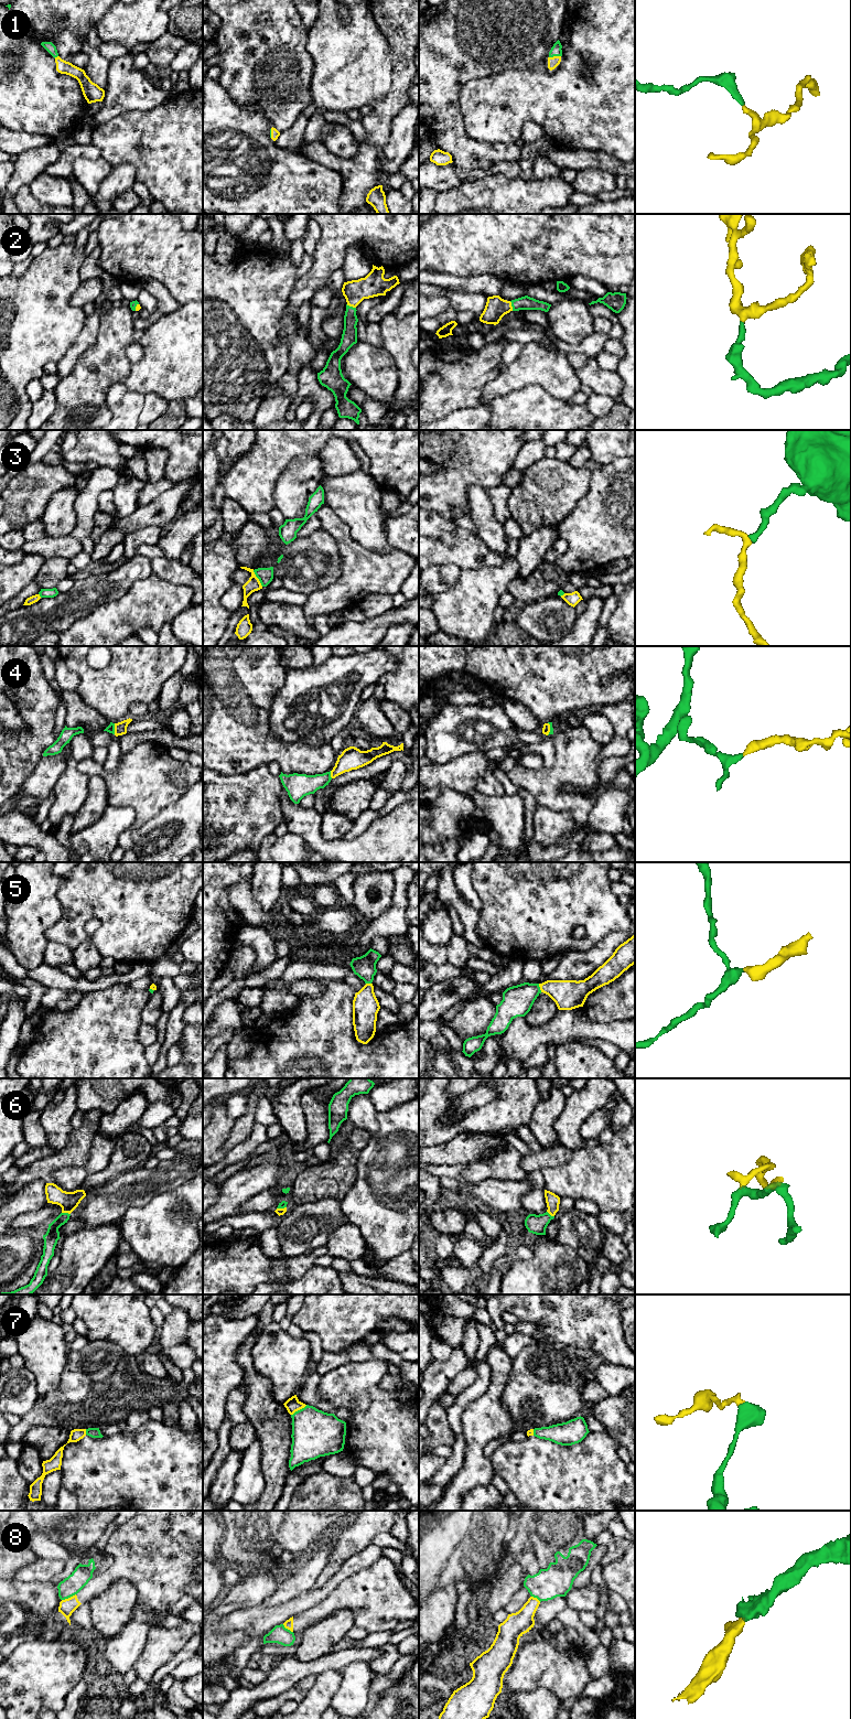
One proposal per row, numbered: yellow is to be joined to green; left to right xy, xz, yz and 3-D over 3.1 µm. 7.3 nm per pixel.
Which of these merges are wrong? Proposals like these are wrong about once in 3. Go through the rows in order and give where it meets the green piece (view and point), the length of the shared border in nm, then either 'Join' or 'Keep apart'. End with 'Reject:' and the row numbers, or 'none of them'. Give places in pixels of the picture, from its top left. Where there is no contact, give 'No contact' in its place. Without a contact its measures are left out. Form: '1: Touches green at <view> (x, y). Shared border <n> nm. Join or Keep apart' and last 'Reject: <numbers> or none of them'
1: Touches green at yz (555, 55). Shared border 90 nm. Join
2: Touches green at yz (512, 305). Shared border 80 nm. Join
3: Touches green at xz (257, 577). Shared border 140 nm. Keep apart
4: Touches green at xy (114, 729). Shared border 80 nm. Join
5: Touches green at yz (539, 988). Shared border 70 nm. Join
6: Touches green at xy (66, 1213). Shared border 70 nm. Join
7: Touches green at xz (300, 1409). Shared border 140 nm. Join
8: Touches green at xy (68, 1597). Shared border 120 nm. Keep apart
Reject: 3, 8

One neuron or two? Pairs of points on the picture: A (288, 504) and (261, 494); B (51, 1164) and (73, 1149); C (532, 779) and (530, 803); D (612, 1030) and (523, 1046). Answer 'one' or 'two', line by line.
A: two
B: one
C: two
D: one

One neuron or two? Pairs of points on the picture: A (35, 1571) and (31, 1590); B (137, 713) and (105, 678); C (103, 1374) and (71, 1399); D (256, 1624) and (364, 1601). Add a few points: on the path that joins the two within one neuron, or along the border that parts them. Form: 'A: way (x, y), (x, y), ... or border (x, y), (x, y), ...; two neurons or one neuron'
A: border (15, 1578), (22, 1581), (50, 1583); two neurons
B: border (147, 704), (132, 704), (129, 708), (128, 717); two neurons
C: way (95, 1378), (90, 1378), (78, 1392); one neuron
D: border (315, 1603), (293, 1617); two neurons

